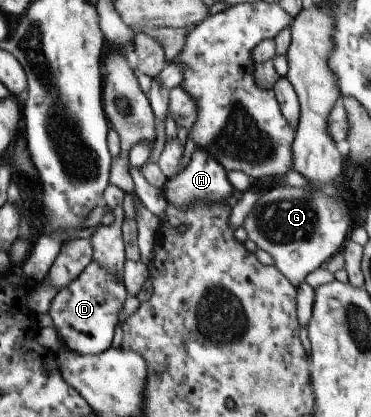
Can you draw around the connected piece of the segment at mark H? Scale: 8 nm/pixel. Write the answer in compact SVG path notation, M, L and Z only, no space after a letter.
M195 147L187 165L178 172L172 179L166 179L163 186L163 194L167 203L185 208L193 201L214 203L223 201L229 205L233 204L231 198L232 186L226 179L226 170L211 156L204 148Z

